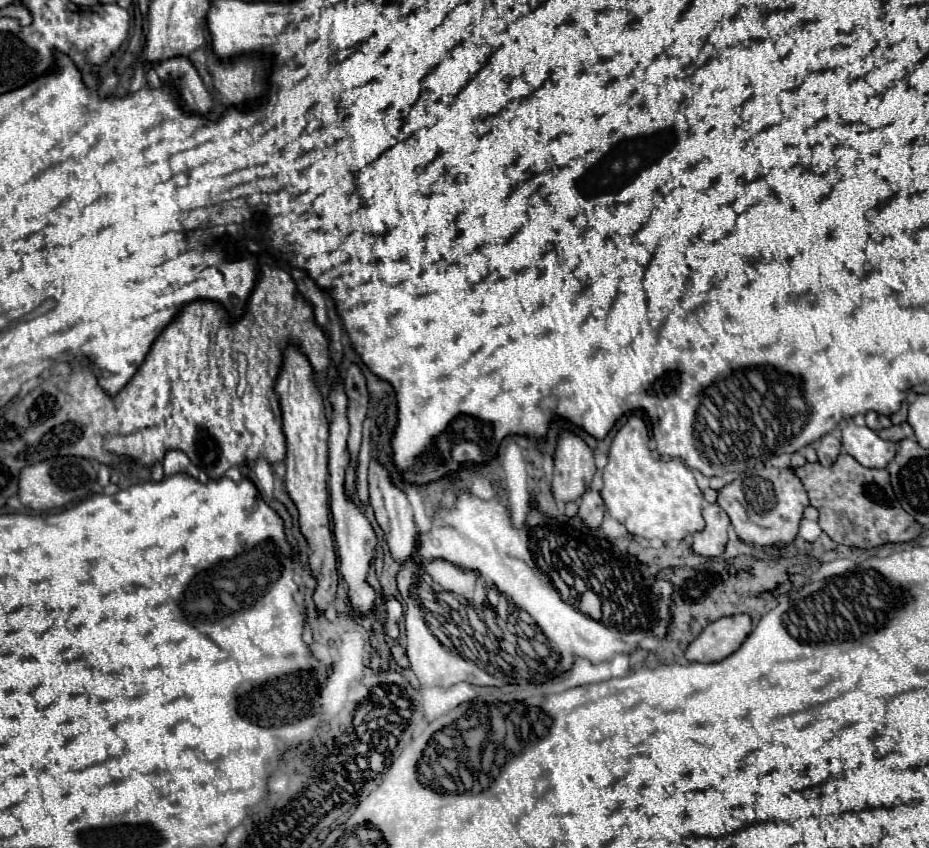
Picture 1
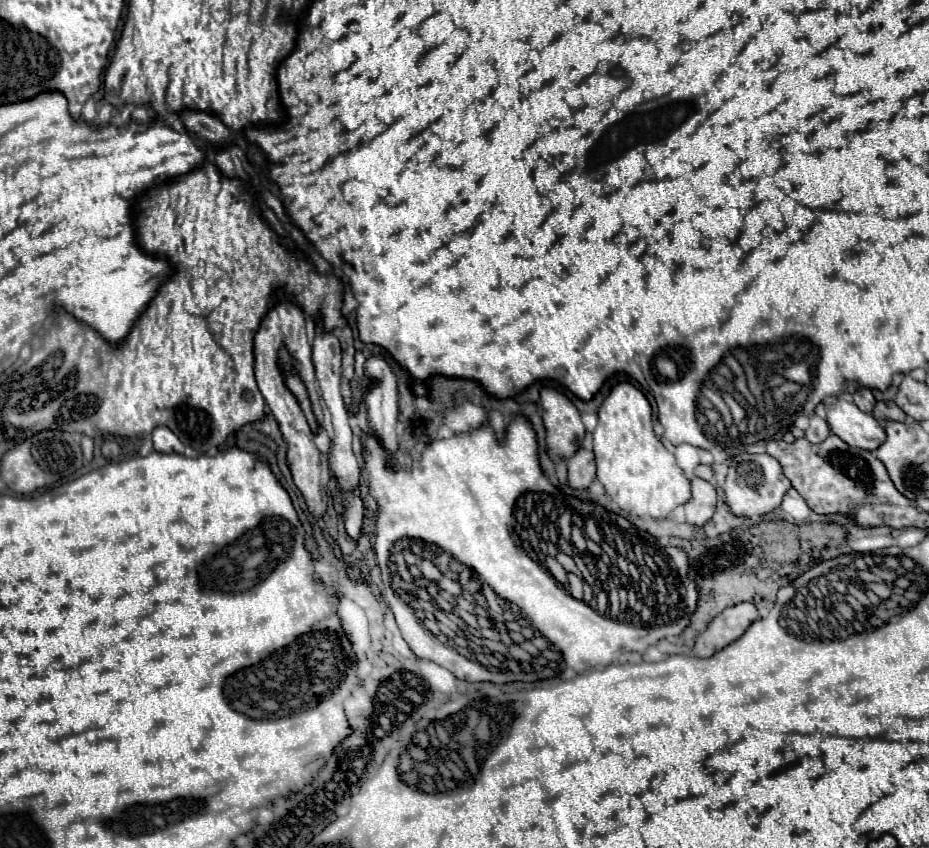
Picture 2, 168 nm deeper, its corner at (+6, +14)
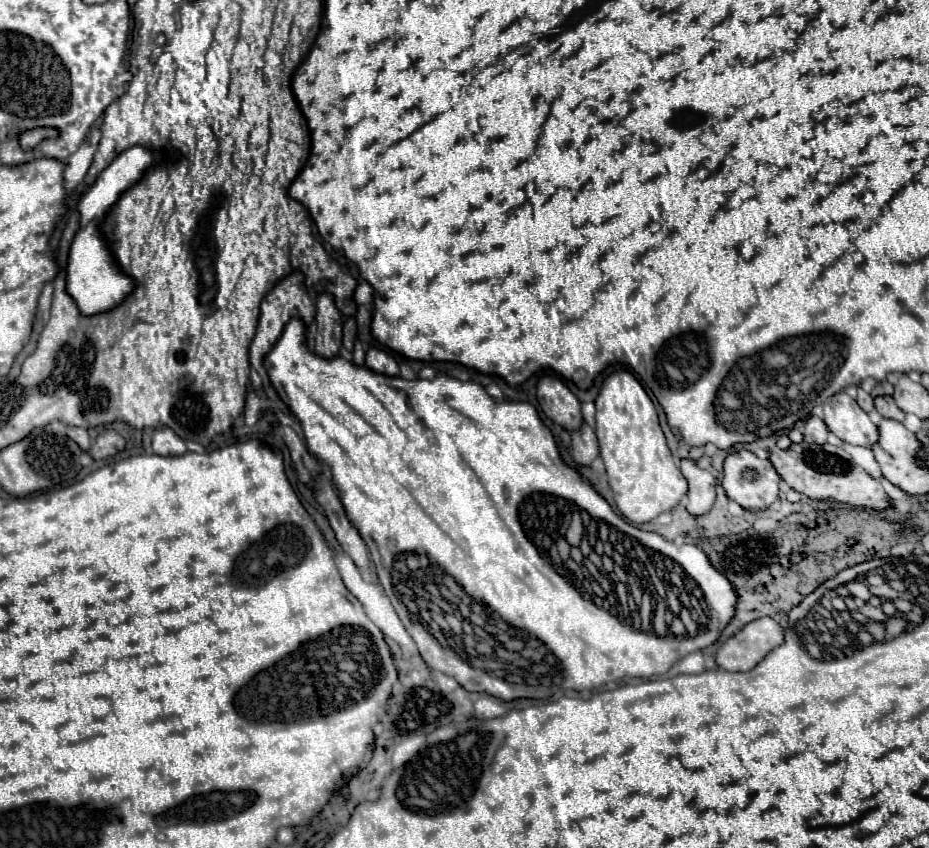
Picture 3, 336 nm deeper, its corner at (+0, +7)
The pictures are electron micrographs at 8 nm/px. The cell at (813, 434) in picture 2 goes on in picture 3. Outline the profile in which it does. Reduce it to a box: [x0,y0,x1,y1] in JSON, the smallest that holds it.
[803,417,829,445]

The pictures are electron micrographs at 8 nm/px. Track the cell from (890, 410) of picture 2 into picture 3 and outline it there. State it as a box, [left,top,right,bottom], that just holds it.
[875,397,905,421]

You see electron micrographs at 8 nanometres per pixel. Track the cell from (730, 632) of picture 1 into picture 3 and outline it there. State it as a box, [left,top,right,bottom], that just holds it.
[715,617,783,671]

